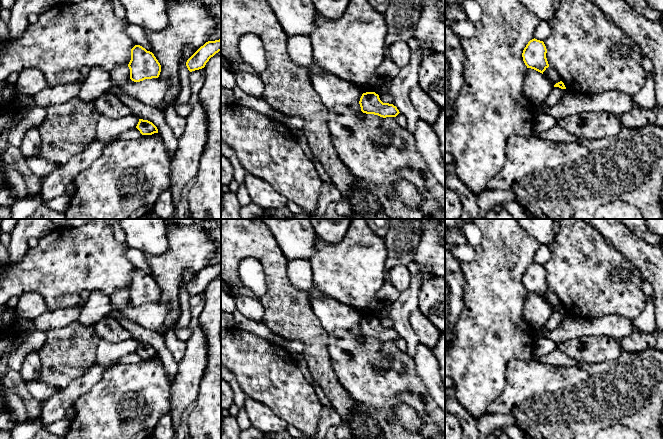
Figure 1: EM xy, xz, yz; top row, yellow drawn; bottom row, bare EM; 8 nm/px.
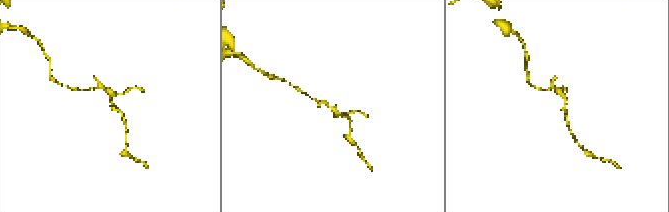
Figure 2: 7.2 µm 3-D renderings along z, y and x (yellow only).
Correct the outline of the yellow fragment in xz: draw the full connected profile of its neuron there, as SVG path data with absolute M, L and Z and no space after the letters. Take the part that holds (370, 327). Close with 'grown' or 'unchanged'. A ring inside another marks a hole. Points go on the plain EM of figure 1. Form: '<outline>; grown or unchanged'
M375 316L363 317L359 328L363 337L374 338L383 342L396 341L400 337L393 328L383 327Z; unchanged

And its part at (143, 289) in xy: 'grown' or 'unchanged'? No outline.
unchanged

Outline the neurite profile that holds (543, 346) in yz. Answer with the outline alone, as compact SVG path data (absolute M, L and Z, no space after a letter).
M538 337L535 341L534 356L545 356L557 348L557 344L550 339Z

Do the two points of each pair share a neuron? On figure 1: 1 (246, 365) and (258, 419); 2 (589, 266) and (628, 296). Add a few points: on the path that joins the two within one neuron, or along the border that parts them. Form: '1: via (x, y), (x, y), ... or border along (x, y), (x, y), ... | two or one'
1: border along (247, 396), (266, 405), (274, 413) | two
2: via (599, 276), (618, 290) | one

